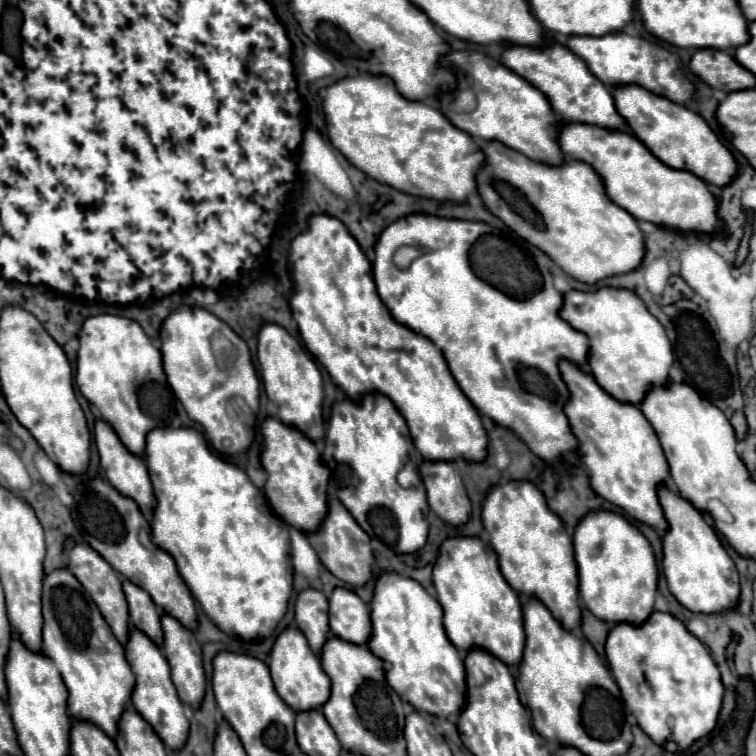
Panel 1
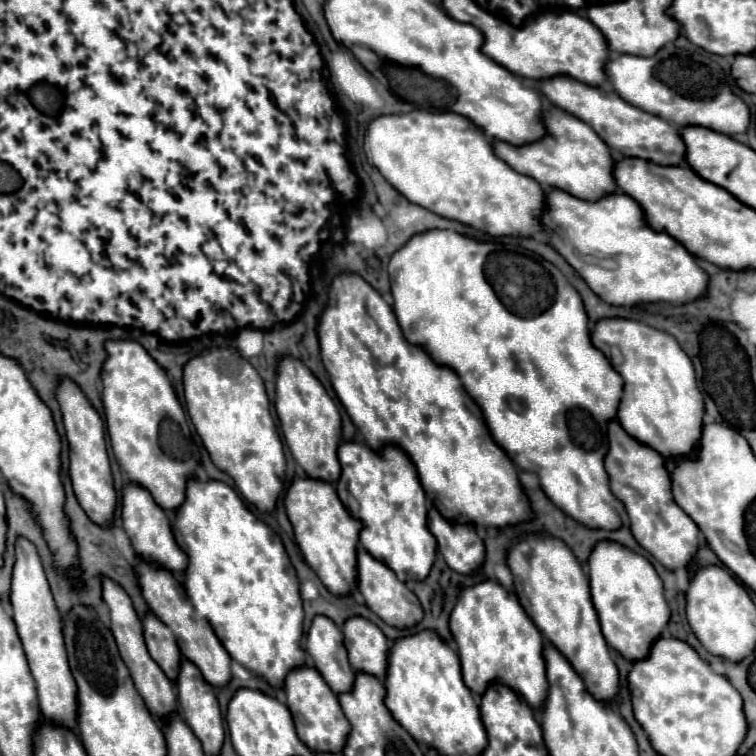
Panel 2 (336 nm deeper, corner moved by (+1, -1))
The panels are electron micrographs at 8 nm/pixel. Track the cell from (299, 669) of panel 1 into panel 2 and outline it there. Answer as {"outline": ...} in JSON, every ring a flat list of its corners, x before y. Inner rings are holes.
{"outline":[[304,666,296,668,286,676,284,682,286,698,288,698,288,710,294,718,298,738,306,742,306,748,310,752,314,750,330,750,330,754,340,754,342,746,346,746,346,734,350,734,350,724,346,722,346,716,342,714,338,696,322,682,322,676,318,670]]}

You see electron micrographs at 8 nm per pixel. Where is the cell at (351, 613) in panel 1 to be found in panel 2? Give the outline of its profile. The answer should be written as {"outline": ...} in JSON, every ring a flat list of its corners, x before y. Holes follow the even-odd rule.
{"outline":[[350,618,344,628,344,642,348,648,348,658,352,668,364,674,374,674,376,678,386,676,386,650,390,650,388,638,378,626,366,618]]}

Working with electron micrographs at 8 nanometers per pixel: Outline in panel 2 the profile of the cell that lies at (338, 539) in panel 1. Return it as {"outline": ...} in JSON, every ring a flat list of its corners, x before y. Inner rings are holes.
{"outline":[[358,550,358,590,364,596,368,608,376,616,380,616,388,626,404,630,404,628,418,624,424,618,424,610,422,610,420,600,416,598,416,594,404,582,400,582,388,566,378,562,364,550]]}

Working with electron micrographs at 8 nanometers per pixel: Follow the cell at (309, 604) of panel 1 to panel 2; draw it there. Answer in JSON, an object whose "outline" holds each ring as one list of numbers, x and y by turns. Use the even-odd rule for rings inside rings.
{"outline":[[314,618,306,636,306,652,334,694,344,694,354,688,356,672,348,662,344,636,330,618]]}

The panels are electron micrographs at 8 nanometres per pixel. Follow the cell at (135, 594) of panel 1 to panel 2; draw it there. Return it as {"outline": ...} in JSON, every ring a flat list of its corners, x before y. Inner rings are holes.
{"outline":[[154,614,144,616,144,638,150,656,162,668,162,672,176,682,178,680,178,662,182,662,182,654,178,650,178,642,172,630,162,624]]}

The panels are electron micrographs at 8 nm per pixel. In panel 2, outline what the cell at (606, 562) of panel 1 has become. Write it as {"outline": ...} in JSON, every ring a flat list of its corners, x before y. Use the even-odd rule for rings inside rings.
{"outline":[[600,542,588,560,590,566,590,590,592,602,600,618,602,634,610,648,614,648,624,660,638,662,650,654,650,646,662,636,670,608,664,598,662,580,654,566,640,554,616,544]]}

